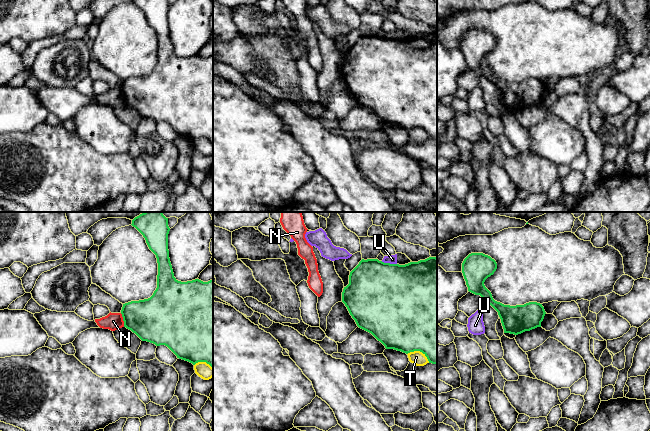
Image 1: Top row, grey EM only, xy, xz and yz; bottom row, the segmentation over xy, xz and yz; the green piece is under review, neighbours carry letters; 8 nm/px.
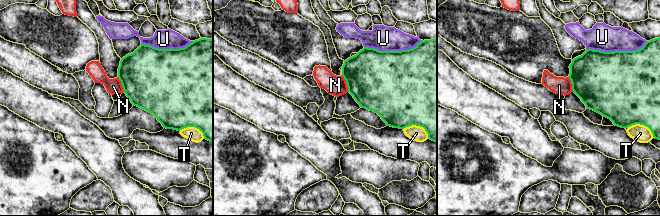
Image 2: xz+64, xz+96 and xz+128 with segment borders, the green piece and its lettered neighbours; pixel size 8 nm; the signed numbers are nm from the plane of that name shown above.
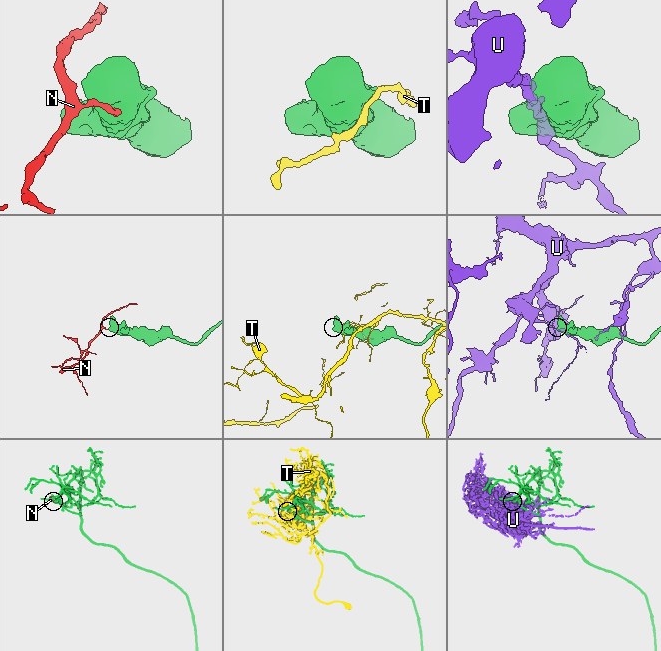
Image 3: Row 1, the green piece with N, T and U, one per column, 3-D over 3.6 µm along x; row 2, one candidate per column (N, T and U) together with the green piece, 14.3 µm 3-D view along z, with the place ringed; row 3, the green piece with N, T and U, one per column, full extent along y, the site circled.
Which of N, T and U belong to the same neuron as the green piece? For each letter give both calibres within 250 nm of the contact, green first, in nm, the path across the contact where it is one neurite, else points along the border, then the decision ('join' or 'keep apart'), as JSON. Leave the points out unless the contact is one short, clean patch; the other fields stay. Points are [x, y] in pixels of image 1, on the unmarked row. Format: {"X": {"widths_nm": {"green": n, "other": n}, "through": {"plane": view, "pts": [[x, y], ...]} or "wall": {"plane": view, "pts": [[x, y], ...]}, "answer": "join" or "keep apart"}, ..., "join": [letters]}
{"N": {"widths_nm": {"green": 360, "other": 140}, "wall": {"plane": "xy", "pts": [[120, 89], [124, 102]]}, "answer": "keep apart"}, "T": {"widths_nm": {"green": 500, "other": 110}, "answer": "keep apart"}, "U": {"widths_nm": {"green": 500, "other": 70}, "answer": "keep apart"}, "join": []}

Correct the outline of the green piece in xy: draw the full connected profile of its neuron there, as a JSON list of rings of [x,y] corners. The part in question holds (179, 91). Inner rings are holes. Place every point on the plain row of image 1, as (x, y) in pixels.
[[[131,0],[145,14],[149,25],[156,31],[158,39],[157,64],[153,71],[144,76],[131,77],[123,80],[121,90],[124,103],[135,109],[142,117],[147,117],[156,122],[167,122],[179,135],[195,141],[206,138],[213,144],[213,55],[203,58],[199,55],[181,58],[174,53],[169,34],[168,0]]]

